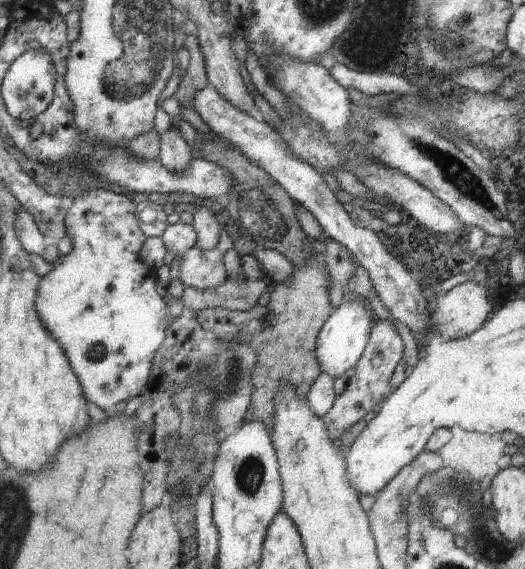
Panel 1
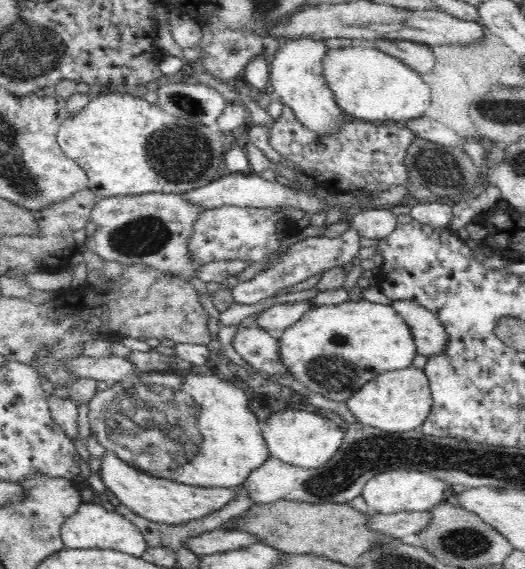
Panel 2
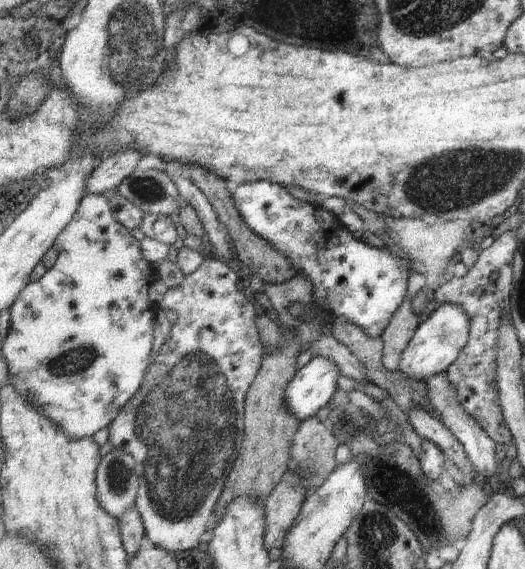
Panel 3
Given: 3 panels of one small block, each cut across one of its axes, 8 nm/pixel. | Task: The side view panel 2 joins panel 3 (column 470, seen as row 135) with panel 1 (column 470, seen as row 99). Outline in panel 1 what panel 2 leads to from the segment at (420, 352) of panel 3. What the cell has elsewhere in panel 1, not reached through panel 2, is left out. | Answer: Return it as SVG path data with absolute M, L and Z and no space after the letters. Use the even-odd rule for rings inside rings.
M472 279L452 288L436 300L436 305L432 306L434 314L430 315L431 321L446 339L462 339L486 326L487 318L493 312L493 304L488 288Z

